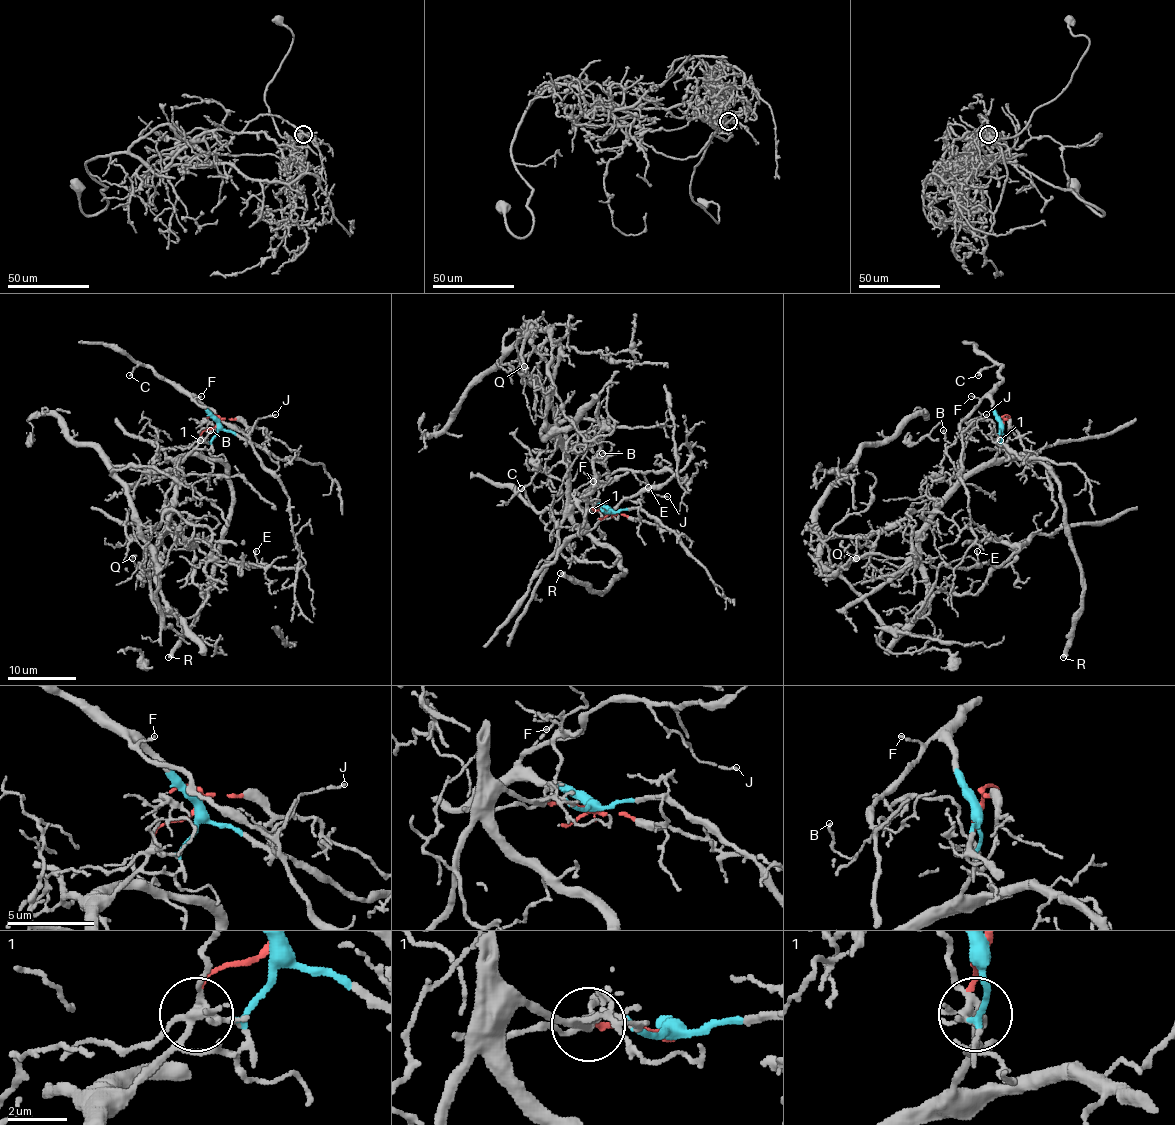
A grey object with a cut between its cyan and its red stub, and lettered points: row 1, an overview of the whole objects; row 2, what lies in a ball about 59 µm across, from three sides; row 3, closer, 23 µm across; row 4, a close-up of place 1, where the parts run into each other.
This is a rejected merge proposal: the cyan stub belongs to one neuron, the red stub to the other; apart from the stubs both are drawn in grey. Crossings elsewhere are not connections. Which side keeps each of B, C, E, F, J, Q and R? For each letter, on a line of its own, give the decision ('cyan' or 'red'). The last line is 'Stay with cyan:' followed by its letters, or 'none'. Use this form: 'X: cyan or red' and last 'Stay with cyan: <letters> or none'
B: red
C: cyan
E: cyan
F: cyan
J: cyan
Q: red
R: red
Stay with cyan: C, E, F, J

